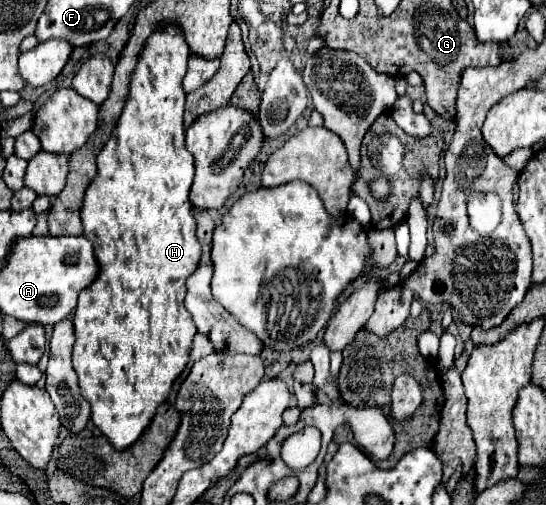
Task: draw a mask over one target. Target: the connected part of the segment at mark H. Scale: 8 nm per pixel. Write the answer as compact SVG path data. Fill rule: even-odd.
M165 24L163 30L153 32L139 56L135 74L131 74L129 96L121 118L111 140L97 156L99 170L81 206L85 238L93 242L101 270L97 280L79 294L79 304L73 314L73 368L79 376L81 394L91 404L93 424L117 450L135 444L151 424L157 406L167 400L175 378L187 366L197 334L193 318L183 304L187 292L185 282L201 260L201 244L195 236L197 226L189 202L193 154L185 148L183 126L185 92L181 82L187 72L187 62L189 50L181 28Z

